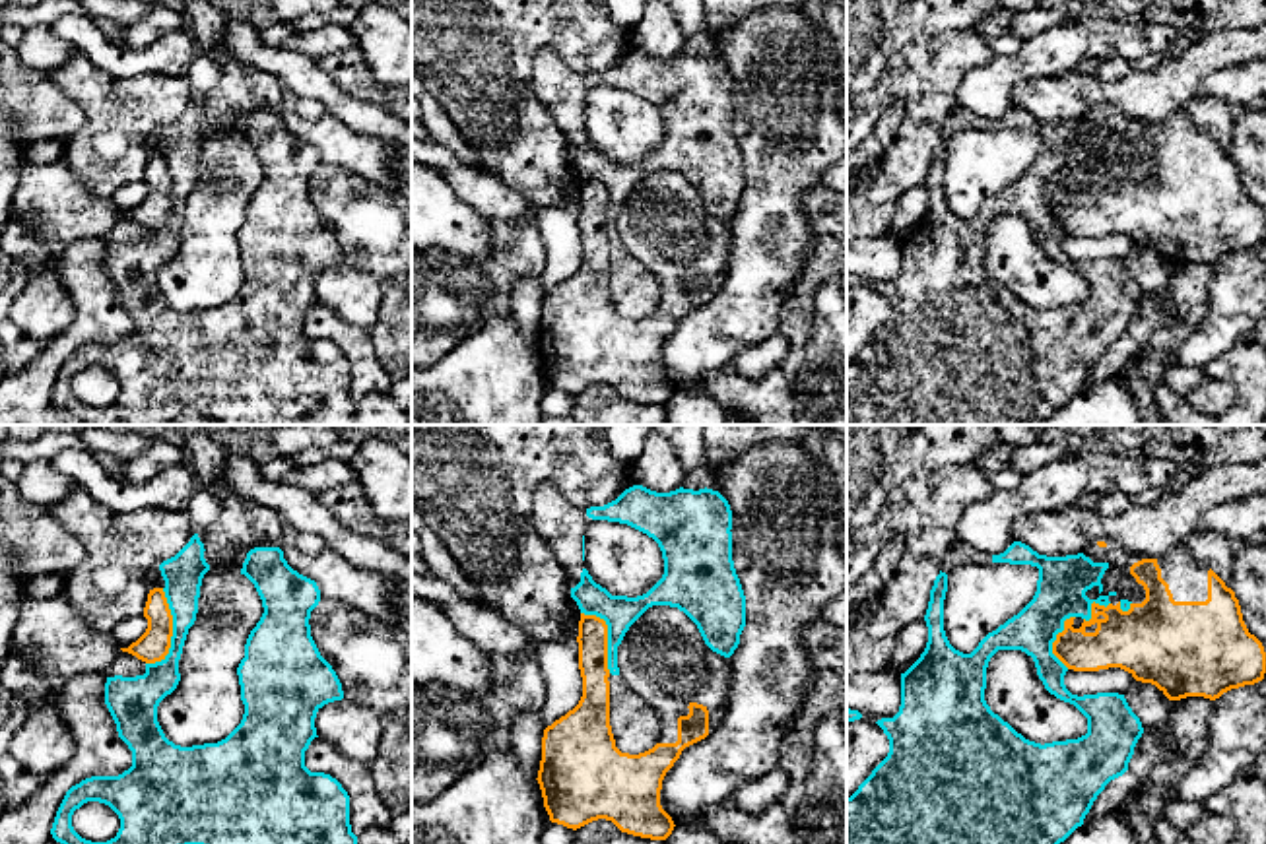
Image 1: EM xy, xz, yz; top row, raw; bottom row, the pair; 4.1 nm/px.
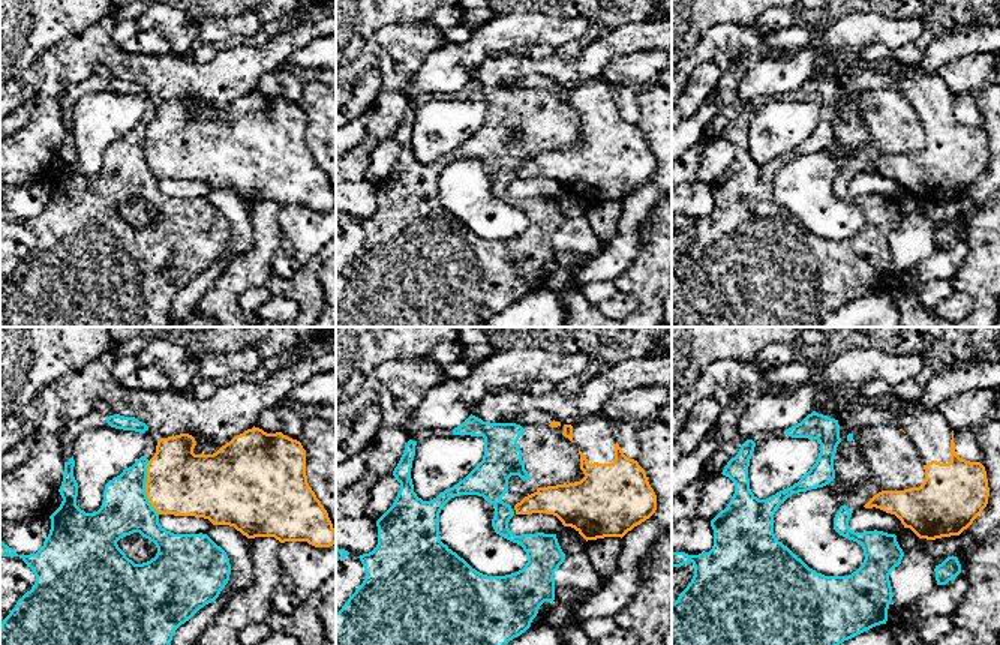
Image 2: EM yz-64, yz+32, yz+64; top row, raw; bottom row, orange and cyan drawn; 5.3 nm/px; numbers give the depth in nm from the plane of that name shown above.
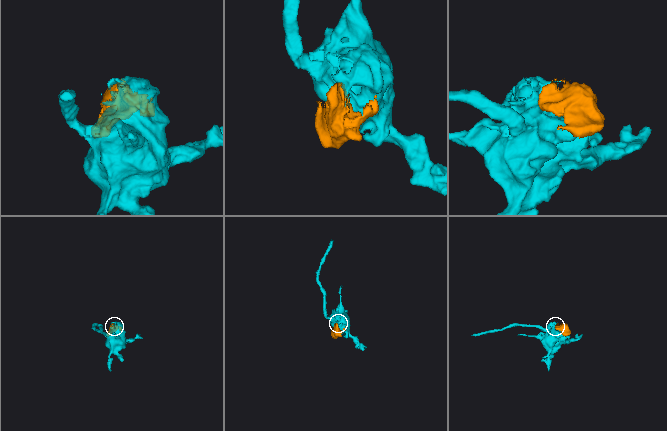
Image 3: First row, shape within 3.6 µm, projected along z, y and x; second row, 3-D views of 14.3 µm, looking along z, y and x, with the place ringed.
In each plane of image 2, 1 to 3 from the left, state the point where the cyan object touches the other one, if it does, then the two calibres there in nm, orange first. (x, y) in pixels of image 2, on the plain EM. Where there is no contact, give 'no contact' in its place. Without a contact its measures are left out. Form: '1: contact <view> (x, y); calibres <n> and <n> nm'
1: contact yz-64 (146, 152); calibres 360 and 260 nm
2: no contact
3: no contact

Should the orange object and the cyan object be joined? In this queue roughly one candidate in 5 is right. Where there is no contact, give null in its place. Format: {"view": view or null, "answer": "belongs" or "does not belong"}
{"view": "xy", "answer": "does not belong"}

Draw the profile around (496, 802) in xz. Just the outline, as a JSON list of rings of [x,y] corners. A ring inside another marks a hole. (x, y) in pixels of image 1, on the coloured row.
[[[509,749],[485,759],[458,782],[427,803],[412,803],[412,844],[542,844],[546,807],[536,778],[522,772],[516,755]]]

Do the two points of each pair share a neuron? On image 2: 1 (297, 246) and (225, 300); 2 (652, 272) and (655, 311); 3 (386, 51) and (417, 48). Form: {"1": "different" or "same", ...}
{"1": "different", "2": "same", "3": "same"}

